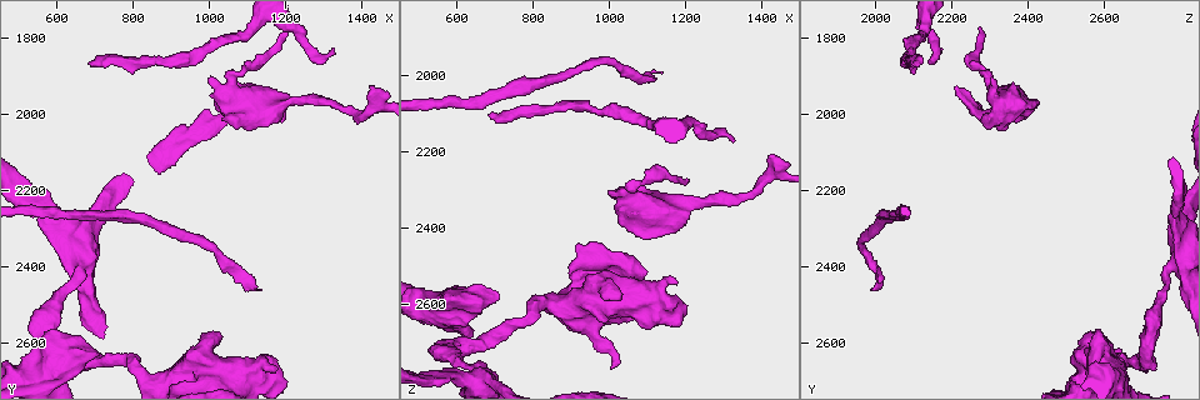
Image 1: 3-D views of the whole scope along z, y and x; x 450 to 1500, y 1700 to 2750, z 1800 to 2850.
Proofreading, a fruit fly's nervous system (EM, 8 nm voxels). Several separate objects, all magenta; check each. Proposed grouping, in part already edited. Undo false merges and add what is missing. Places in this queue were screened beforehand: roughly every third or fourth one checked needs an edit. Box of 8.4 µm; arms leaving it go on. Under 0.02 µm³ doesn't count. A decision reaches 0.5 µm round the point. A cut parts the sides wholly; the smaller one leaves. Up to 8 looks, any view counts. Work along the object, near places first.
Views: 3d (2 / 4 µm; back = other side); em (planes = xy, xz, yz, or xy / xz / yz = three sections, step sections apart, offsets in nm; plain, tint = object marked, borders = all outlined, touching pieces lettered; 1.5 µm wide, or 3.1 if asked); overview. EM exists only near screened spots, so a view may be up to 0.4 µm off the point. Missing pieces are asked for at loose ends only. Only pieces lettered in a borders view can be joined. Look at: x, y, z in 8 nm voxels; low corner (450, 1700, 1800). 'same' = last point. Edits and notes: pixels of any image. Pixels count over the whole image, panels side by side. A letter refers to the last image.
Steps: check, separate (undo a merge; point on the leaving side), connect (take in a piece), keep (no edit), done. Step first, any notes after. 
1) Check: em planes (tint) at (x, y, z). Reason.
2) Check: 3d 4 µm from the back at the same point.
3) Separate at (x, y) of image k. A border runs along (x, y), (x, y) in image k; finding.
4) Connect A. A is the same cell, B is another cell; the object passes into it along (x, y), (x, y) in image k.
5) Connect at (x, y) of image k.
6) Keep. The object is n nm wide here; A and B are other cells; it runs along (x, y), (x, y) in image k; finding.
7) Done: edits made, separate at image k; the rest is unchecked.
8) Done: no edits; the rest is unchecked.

Check: em xz step 8 (tint) at (1035, 2020, 2295). Free end.

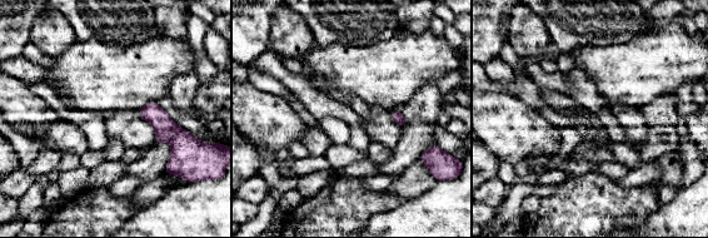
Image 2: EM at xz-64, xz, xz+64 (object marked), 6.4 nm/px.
Check: em xz step 8 (borders) at the same point. See the neighbours.

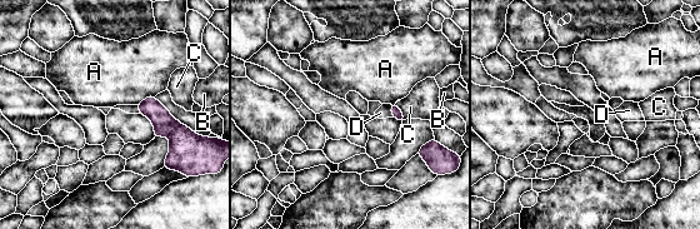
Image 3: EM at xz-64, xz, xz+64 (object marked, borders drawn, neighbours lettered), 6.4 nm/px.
Keep. A, B, C and D are other cells; a border runs along (154, 95), (148, 95), (136, 104) in image 3; no lettered piece goes on from it.

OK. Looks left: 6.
Check: em planes (borders) at (1325, 1830, 2165). Branch stops here.

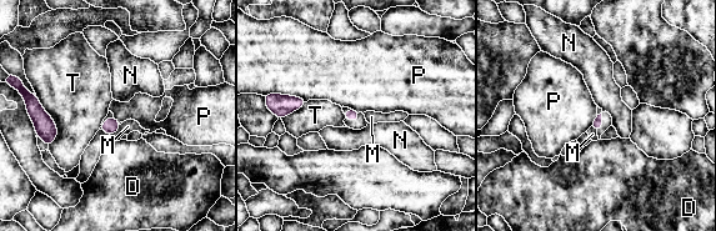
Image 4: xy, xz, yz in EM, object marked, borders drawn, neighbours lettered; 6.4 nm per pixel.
Keep. D, M, N, P and T are other cells; no lettered piece goes on from it.

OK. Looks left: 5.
Check: 3d 4 µm at (1140, 2455, 1985). Tapers out.

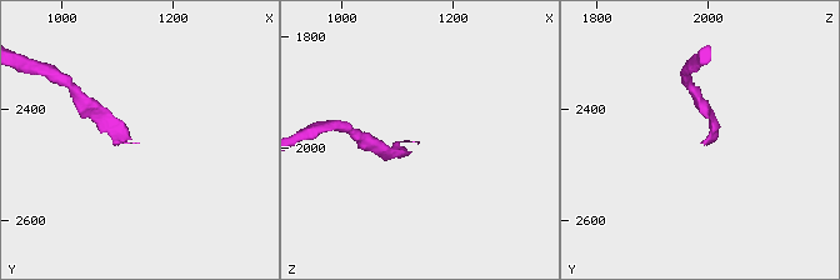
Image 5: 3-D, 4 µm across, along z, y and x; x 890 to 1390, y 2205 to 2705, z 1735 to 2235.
Check: em yz step 8 (tint) at (1140, 2460, 1985).

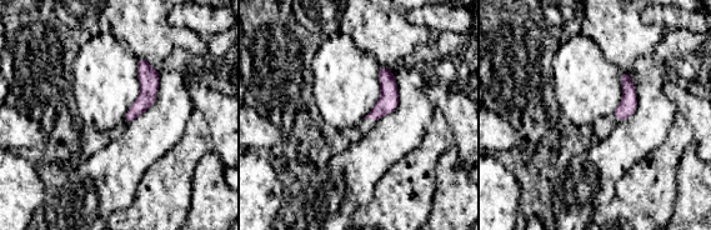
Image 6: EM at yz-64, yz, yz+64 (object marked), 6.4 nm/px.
Check: em planes (borders) at the same point.

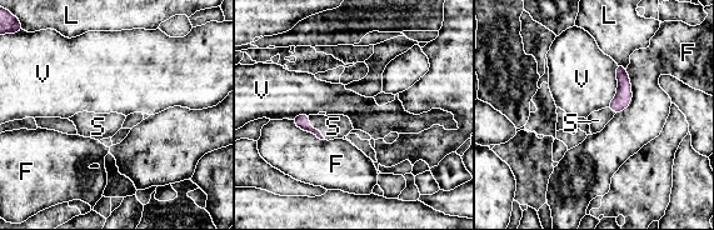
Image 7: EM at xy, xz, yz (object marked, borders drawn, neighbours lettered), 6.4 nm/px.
Connect S. The longest contact is with F, 320 nm; S is the same cell, F, L and V are other cells; it goes on there.

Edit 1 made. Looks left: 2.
Done: edits made, connect at image 7; the rest is unchecked.

